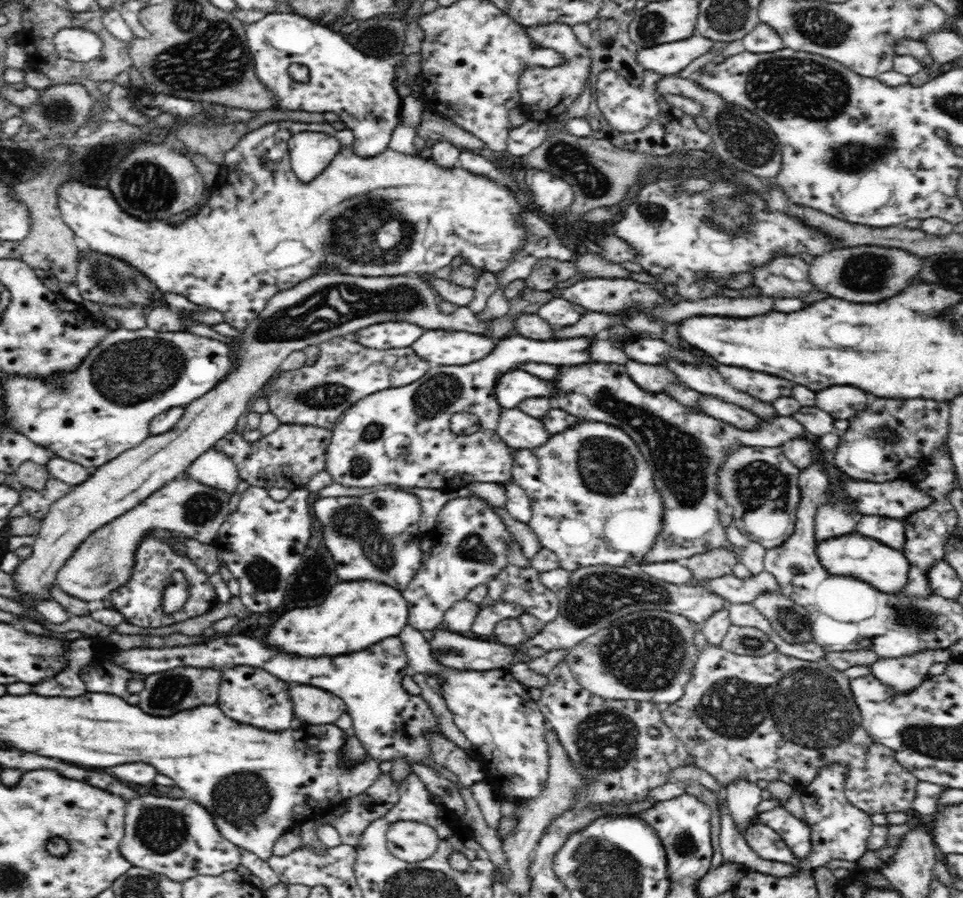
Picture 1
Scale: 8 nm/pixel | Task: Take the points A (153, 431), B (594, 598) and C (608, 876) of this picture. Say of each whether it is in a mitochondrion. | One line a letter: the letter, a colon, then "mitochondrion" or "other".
A: other
B: mitochondrion
C: mitochondrion

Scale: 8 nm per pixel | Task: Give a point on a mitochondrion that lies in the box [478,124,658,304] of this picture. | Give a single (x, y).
(594, 179)

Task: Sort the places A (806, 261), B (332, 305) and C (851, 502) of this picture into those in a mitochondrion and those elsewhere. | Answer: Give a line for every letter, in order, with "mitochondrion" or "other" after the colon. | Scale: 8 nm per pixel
A: other
B: mitochondrion
C: other

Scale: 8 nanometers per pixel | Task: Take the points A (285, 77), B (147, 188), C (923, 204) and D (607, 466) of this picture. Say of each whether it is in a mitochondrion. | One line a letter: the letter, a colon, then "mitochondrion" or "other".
A: other
B: mitochondrion
C: other
D: mitochondrion

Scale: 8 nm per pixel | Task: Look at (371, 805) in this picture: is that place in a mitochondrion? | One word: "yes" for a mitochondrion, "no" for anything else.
no

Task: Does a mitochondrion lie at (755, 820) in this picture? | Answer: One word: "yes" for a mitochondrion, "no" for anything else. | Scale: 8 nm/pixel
no

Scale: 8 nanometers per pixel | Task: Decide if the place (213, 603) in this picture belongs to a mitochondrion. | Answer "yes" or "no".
no

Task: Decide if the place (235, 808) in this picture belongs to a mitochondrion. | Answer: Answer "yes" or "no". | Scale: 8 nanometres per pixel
yes

